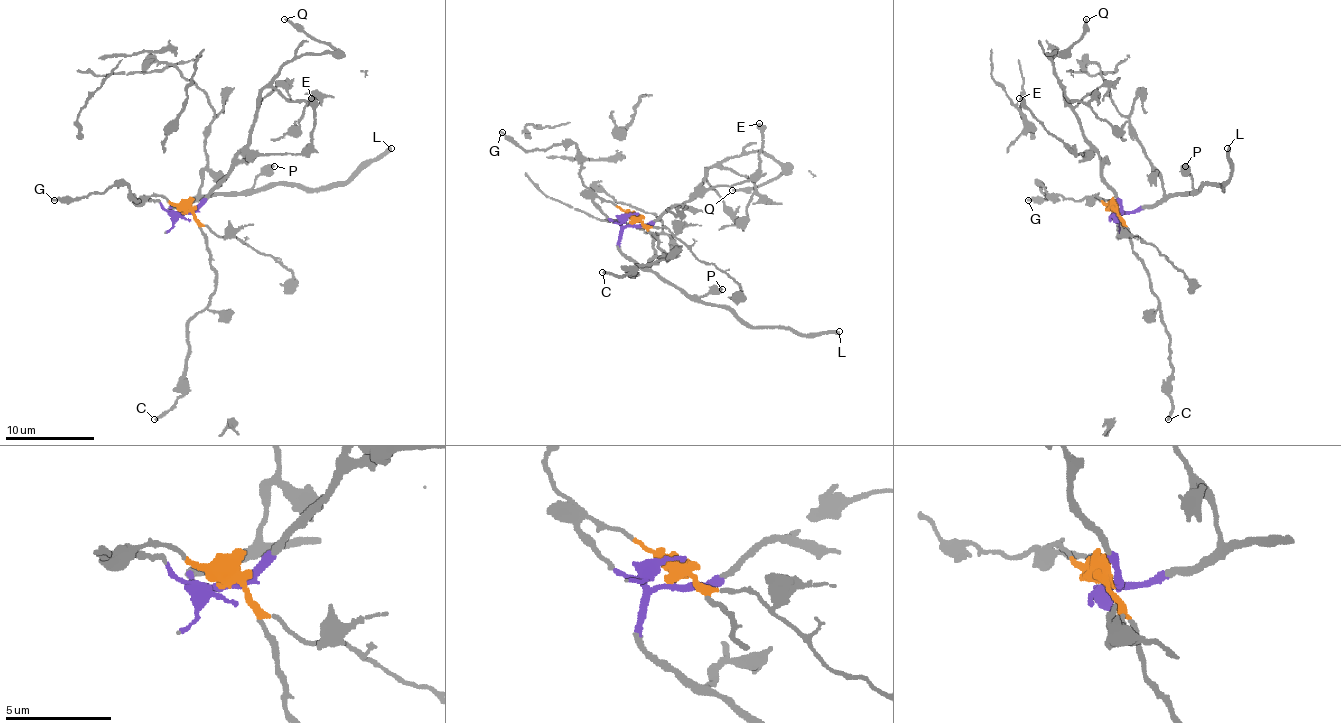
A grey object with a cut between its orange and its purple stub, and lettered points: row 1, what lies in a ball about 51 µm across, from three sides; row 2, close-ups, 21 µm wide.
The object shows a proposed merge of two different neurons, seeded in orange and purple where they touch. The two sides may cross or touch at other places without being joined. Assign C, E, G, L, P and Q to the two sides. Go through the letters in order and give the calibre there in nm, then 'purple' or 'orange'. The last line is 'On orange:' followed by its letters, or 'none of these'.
C: 240 nm | orange
E: 500 nm | purple
G: 240 nm | orange
L: 320 nm | purple
P: 550 nm | purple
Q: 220 nm | purple
On orange: C, G

